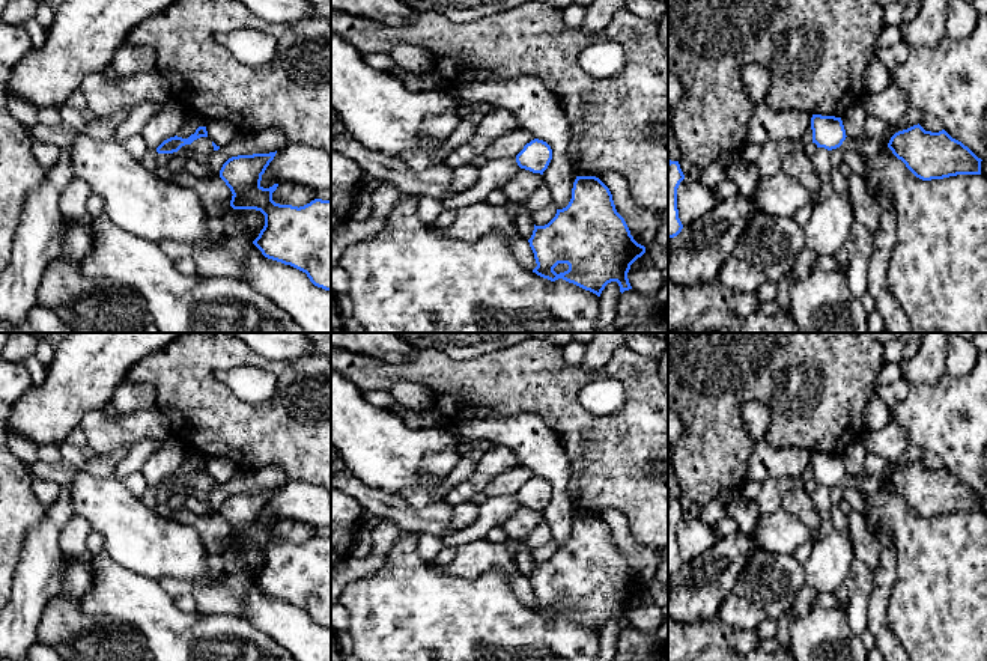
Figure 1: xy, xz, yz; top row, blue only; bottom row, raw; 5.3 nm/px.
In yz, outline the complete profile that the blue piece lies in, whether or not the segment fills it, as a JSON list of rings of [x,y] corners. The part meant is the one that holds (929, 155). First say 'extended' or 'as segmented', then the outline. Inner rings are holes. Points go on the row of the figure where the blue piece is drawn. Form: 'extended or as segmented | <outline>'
as segmented | [[[919,123],[895,133],[888,148],[919,179],[981,175],[981,158],[945,129],[925,131]]]

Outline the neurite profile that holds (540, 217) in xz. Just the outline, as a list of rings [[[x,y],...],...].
[[[551,202],[549,205],[534,211],[531,214],[531,217],[533,217],[533,221],[534,221],[536,226],[545,226],[555,217],[555,214],[557,214],[557,208]]]

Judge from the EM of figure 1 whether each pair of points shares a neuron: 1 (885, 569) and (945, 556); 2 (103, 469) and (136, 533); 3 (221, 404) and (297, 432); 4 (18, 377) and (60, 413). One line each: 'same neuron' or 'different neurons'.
1: different neurons
2: different neurons
3: same neuron
4: different neurons

